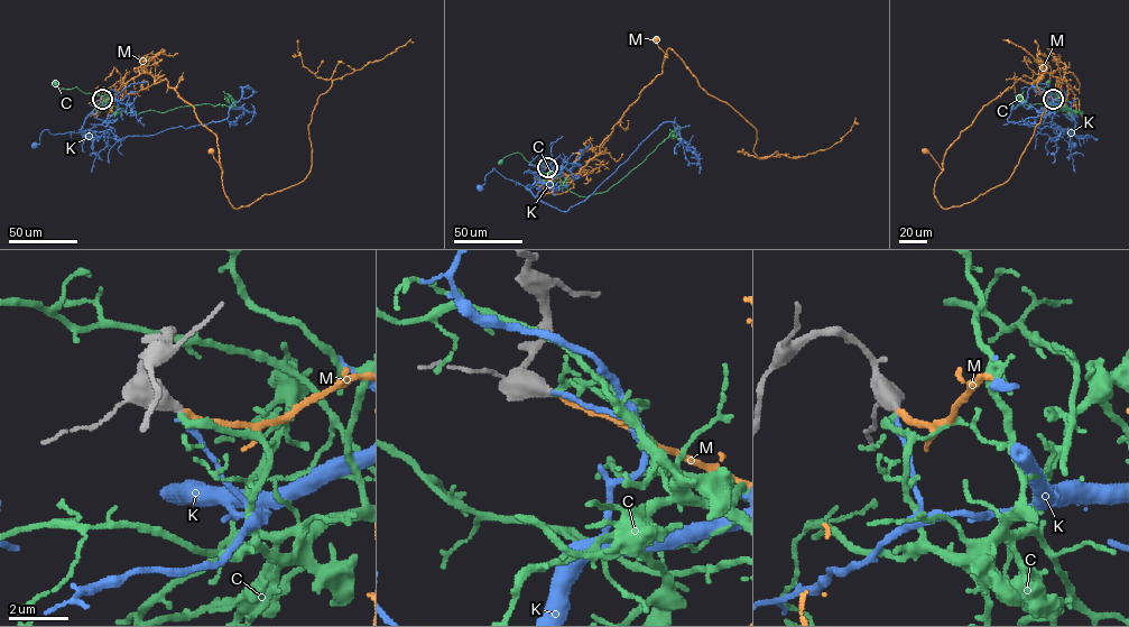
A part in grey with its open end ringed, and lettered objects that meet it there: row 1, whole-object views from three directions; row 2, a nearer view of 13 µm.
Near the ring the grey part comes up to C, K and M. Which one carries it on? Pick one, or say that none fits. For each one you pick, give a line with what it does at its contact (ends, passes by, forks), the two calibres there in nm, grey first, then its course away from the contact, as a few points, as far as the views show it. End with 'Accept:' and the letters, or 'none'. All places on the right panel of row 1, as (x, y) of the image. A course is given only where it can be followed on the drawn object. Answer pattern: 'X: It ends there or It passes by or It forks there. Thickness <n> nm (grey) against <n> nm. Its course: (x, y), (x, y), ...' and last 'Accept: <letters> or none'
M: It ends there. Thickness 460 nm (grey) against 200 nm. Its course: (1053, 99), (1062, 97), (1058, 77), (1019, 80), (961, 132), (943, 169), (925, 151)
Accept: M

